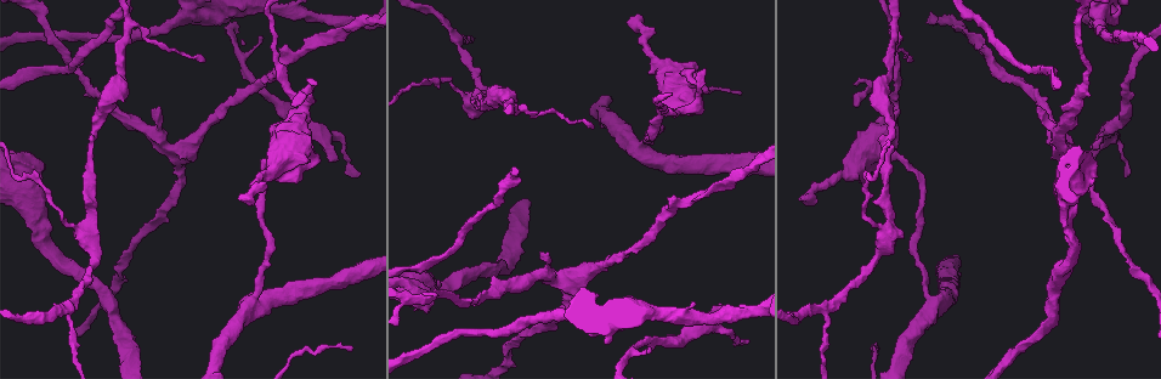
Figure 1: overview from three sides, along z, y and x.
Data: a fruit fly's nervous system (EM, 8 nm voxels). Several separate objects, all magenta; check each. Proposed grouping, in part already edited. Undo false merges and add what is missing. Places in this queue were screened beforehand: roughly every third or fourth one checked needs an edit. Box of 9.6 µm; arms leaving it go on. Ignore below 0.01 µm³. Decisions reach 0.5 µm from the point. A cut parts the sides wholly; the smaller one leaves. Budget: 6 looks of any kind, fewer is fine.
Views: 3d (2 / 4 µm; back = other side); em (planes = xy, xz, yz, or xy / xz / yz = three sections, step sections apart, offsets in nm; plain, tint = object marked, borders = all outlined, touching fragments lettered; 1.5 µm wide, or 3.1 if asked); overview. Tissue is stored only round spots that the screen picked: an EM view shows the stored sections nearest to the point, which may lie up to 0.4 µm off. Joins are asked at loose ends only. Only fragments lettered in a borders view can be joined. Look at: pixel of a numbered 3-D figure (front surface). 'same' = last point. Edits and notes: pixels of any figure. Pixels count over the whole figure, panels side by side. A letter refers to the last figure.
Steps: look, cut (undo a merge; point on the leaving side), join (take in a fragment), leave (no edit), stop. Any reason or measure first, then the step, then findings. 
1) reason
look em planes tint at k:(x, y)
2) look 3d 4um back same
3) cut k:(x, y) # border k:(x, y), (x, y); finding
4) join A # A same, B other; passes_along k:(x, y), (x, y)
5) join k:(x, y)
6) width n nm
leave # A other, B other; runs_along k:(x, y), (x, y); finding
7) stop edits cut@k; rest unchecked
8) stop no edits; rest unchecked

look em planes borders at 1:(249, 198)

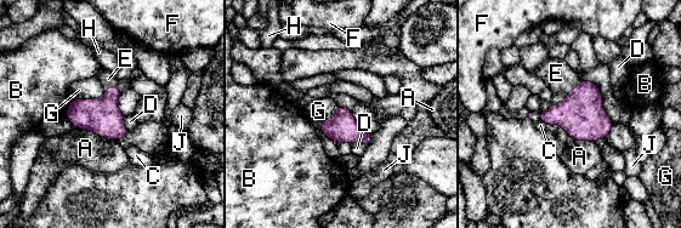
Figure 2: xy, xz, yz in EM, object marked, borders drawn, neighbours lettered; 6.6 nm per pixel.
longest_contact A 340 nm
join E # A other, B other, C other, D other, E same, F other, G other, H other, J other; passes_along 2:(582, 114), (575, 87), (556, 73); the neuron continues

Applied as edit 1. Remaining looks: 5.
look 3d 4um at 1:(204, 61)

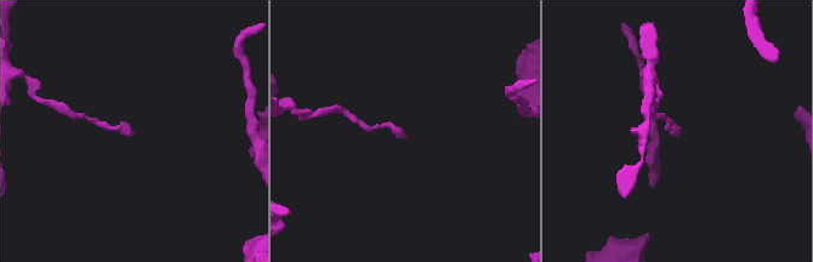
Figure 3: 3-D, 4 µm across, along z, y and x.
look em planes plain at 3:(403, 134)

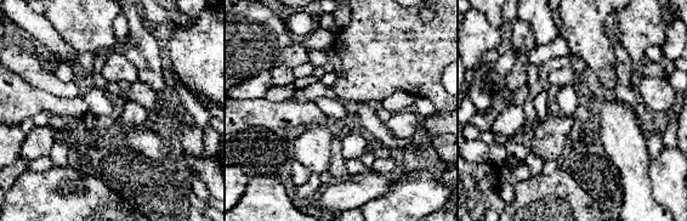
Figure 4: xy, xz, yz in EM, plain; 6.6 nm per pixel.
look em planes borders same

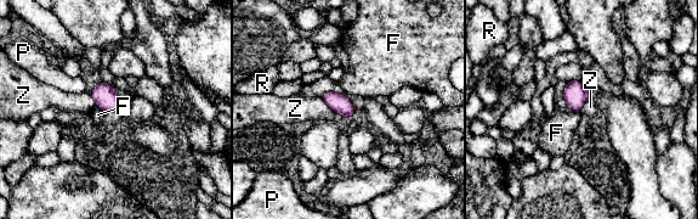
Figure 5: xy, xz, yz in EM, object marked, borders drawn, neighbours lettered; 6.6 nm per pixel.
width 130 nm; longest_contact Z 240 nm
leave # F other, P other, R other, Z other; none of them fits

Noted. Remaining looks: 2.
abrupt turn
look em planes plain at 1:(896, 26)

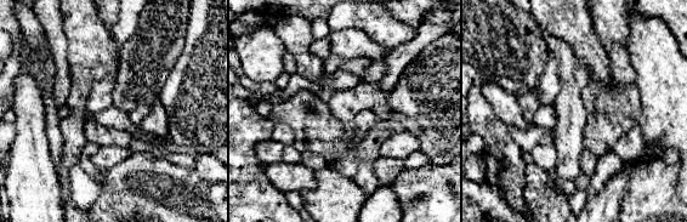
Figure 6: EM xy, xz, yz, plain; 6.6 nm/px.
look em planes borders same

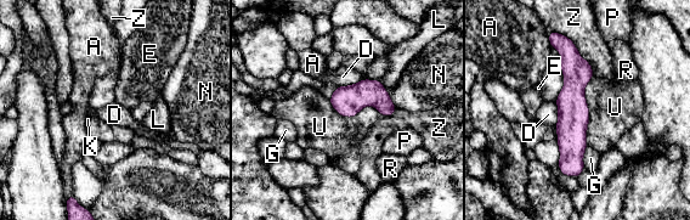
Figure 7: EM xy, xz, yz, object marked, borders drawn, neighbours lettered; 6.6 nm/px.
leave # A other, D other, E other, G other, K other, L other, N other, P other, R other, U other, Z other; border 7:(593, 77), (584, 88), (586, 145); all the same neuron

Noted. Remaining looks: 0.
stop edits join@2; rest unchecked

